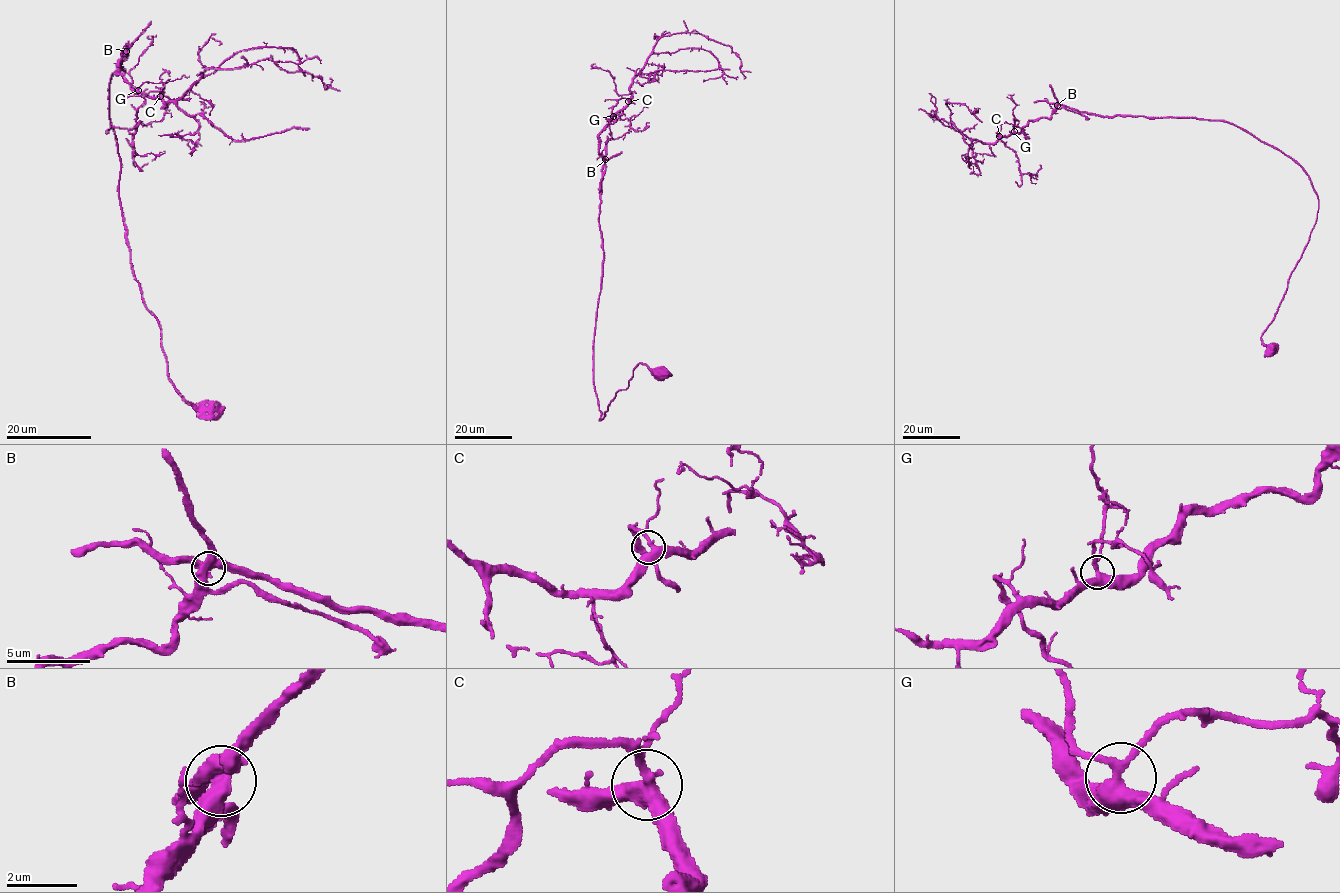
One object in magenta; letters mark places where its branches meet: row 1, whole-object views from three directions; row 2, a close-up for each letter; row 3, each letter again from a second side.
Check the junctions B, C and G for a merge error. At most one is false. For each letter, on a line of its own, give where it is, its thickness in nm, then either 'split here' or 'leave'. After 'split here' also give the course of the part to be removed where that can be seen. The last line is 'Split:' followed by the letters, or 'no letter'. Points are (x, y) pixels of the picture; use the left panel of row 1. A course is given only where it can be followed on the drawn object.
B: at (126, 51); 500 nm thick; split here; foreign part runs (126, 50), (117, 74), (162, 108), (209, 68), (268, 59), (317, 76), (325, 88), (330, 78)
C: at (160, 96); 360 nm thick; leave
G: at (138, 90); 400 nm thick; leave
Split: B

